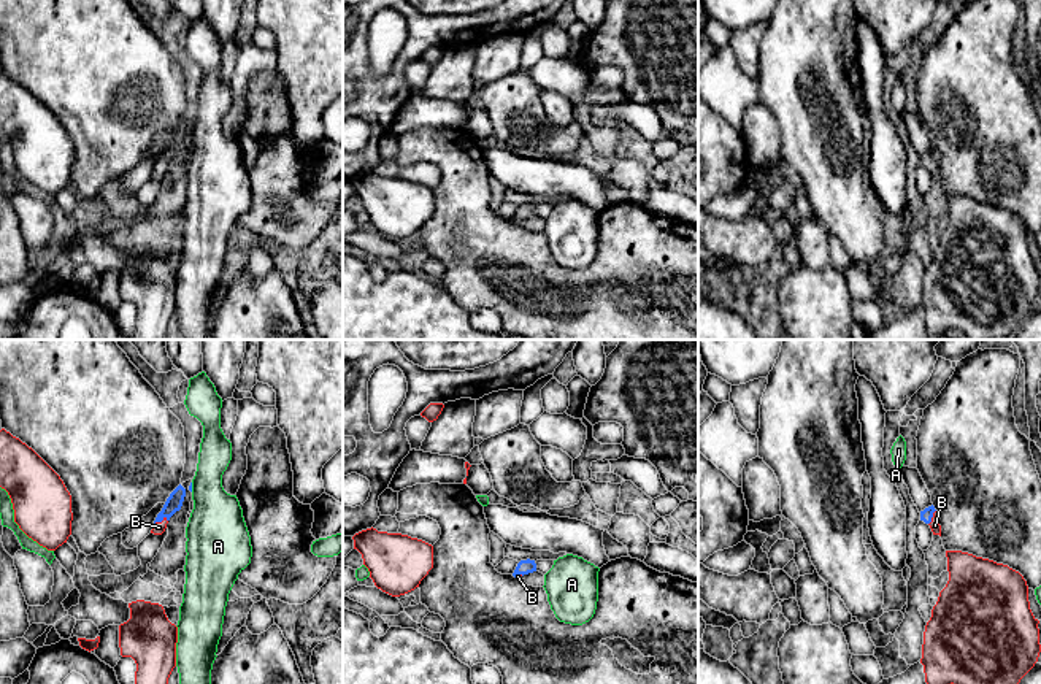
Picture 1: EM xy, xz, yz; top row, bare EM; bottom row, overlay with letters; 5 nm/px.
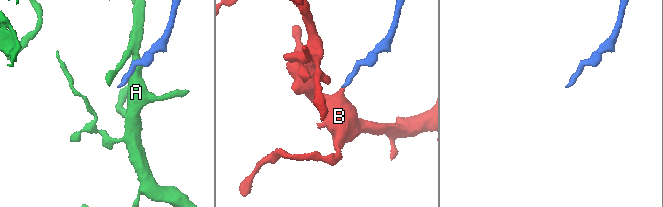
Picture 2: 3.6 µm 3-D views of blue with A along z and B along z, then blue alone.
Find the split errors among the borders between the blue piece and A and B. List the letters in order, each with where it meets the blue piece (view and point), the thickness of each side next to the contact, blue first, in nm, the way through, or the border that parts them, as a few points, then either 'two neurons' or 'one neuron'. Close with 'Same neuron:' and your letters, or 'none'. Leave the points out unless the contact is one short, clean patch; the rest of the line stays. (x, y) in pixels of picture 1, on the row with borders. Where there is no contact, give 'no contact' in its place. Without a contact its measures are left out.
A: xy (191, 488) | 20/300 nm | two neurons
B: xy (161, 521) | 90/60 nm | across xy (173, 503), (161, 521), (159, 527) | one neuron
Same neuron: B

